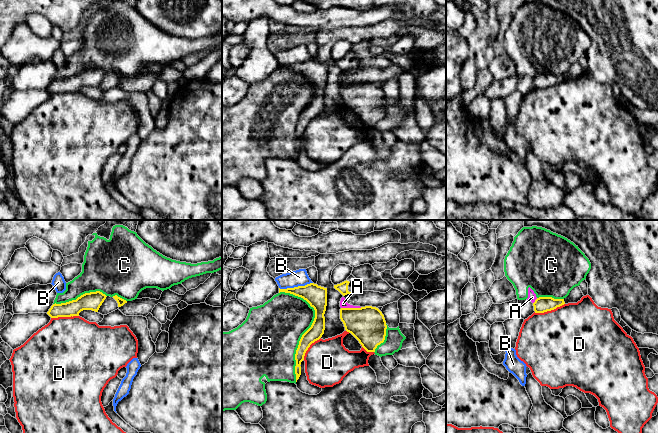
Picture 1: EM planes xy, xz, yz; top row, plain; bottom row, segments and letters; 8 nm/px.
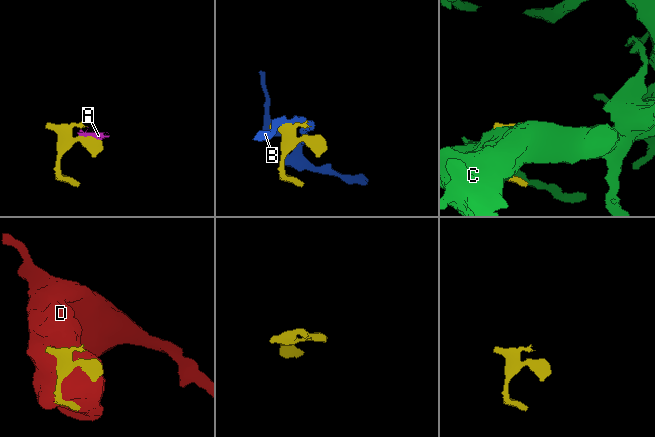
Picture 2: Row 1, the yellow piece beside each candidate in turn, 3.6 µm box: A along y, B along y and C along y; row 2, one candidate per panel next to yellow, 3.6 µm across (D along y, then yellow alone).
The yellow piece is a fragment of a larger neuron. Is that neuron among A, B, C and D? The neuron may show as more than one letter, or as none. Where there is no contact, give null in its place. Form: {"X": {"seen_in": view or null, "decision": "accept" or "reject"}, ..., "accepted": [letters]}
{"A": {"seen_in": "xz", "decision": "reject"}, "B": {"seen_in": "xz", "decision": "reject"}, "C": {"seen_in": "xz", "decision": "reject"}, "D": {"seen_in": "yz", "decision": "reject"}, "accepted": []}

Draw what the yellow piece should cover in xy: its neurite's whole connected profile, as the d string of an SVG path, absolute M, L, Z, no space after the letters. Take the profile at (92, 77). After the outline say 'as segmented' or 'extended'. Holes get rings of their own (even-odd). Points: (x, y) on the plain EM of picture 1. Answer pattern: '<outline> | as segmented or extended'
M100 67L85 69L66 79L53 80L47 90L51 94L79 92L83 86L98 88L100 82L106 75L106 71Z | as segmented

